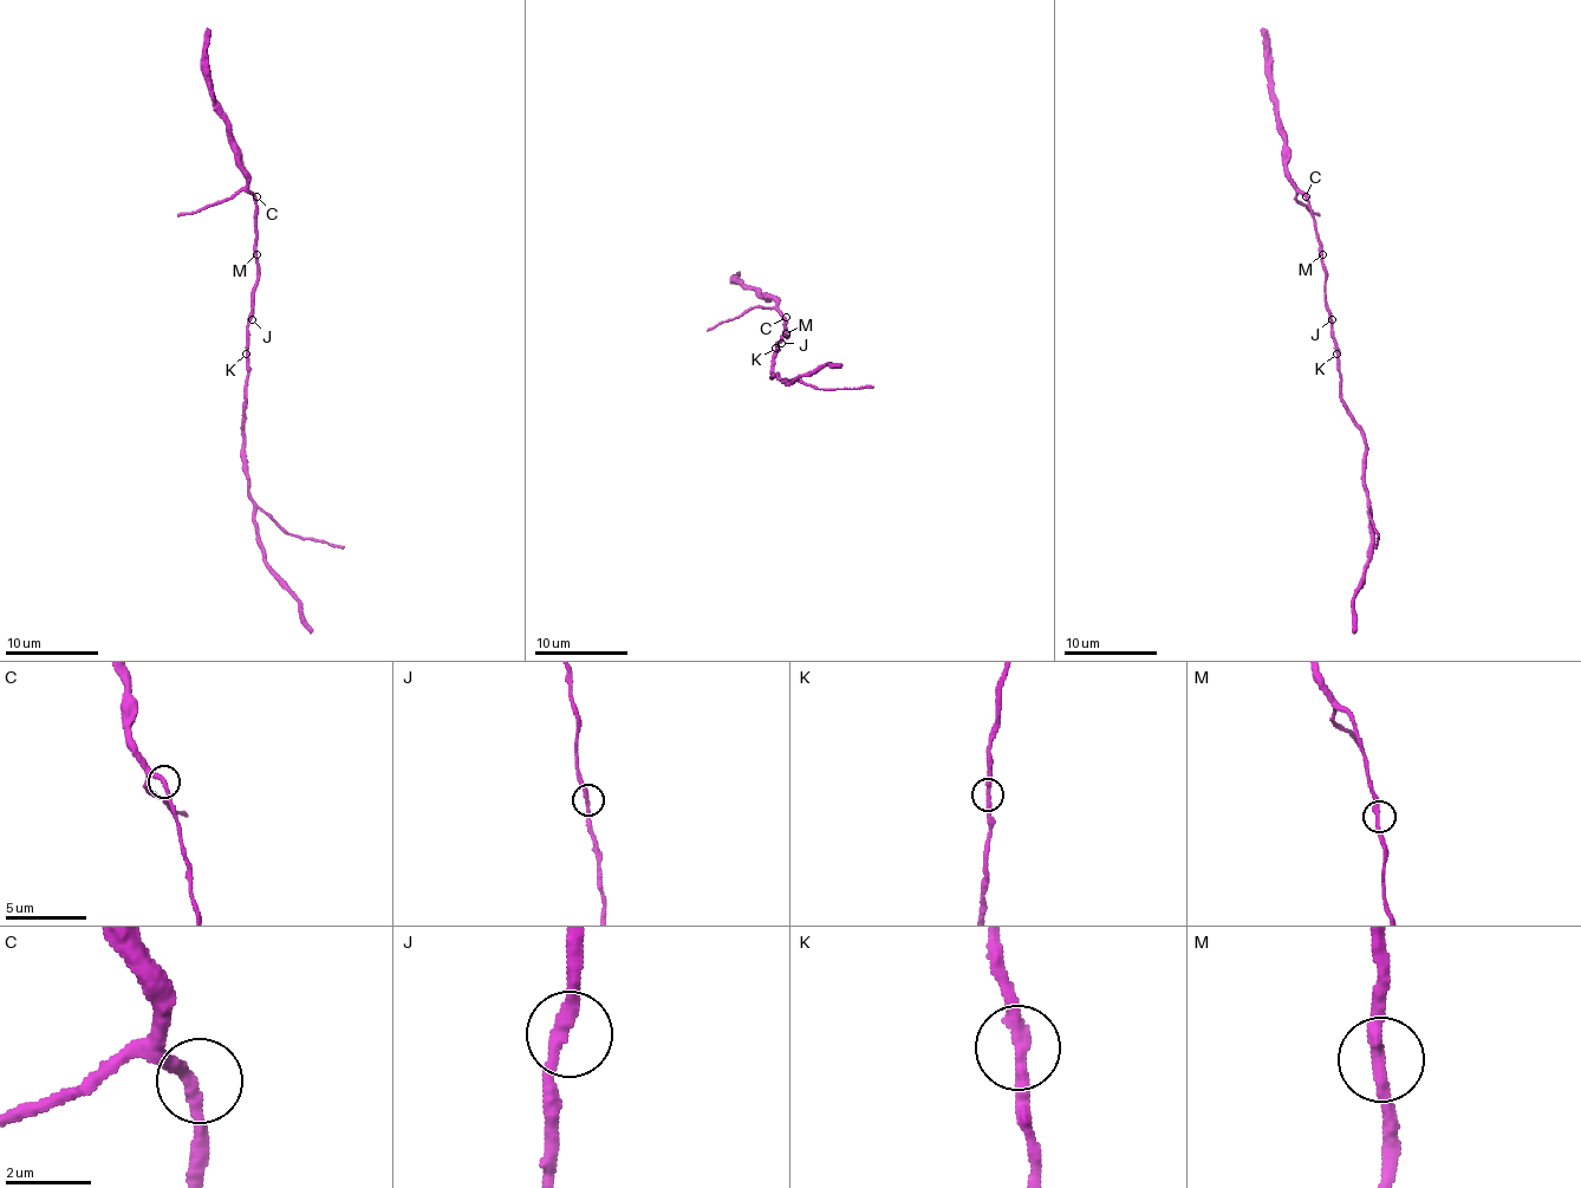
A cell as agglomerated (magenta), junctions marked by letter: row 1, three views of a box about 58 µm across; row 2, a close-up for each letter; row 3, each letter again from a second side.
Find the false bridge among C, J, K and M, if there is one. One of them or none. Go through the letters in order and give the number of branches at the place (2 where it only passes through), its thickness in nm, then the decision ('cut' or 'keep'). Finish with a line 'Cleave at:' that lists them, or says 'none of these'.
C: branches 2; calibre 280 nm; keep
J: branches 2; calibre 280 nm; keep
K: branches 2; calibre 280 nm; keep
M: branches 2; calibre 280 nm; keep
Cleave at: none of these

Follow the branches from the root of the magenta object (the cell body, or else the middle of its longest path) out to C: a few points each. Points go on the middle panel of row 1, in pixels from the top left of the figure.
C: (776, 345), (786, 336), (786, 317)

